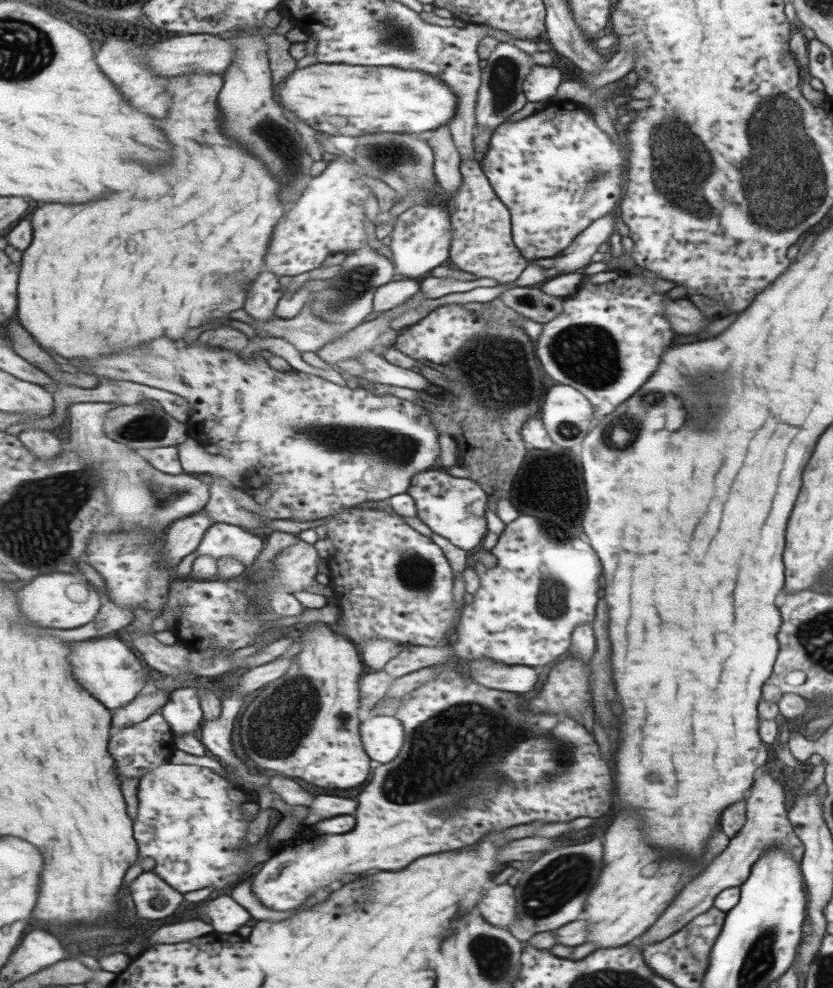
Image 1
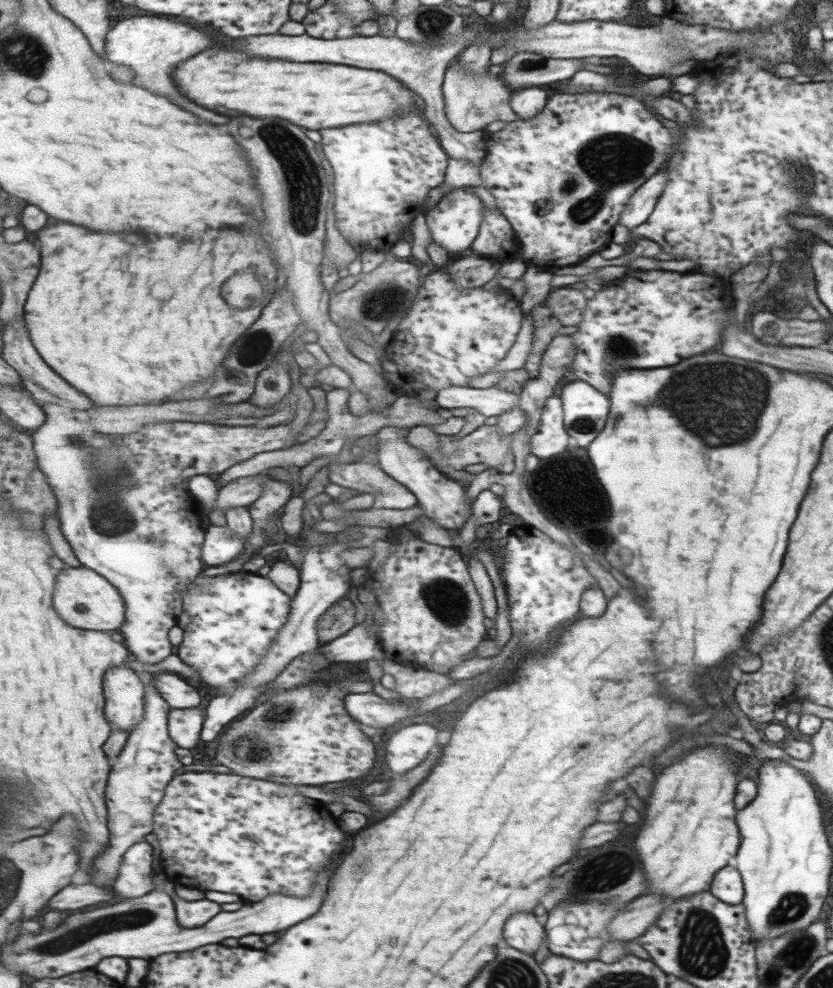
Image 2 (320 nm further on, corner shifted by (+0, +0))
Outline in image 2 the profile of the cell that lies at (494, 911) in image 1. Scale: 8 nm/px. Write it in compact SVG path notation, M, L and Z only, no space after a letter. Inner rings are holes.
M515 914L511 916L511 922L507 922L507 930L505 930L505 938L511 946L515 946L517 950L526 951L527 954L538 955L539 952L545 952L547 950L547 940L545 936L548 936L545 930L545 924L539 924L540 916L535 914Z

